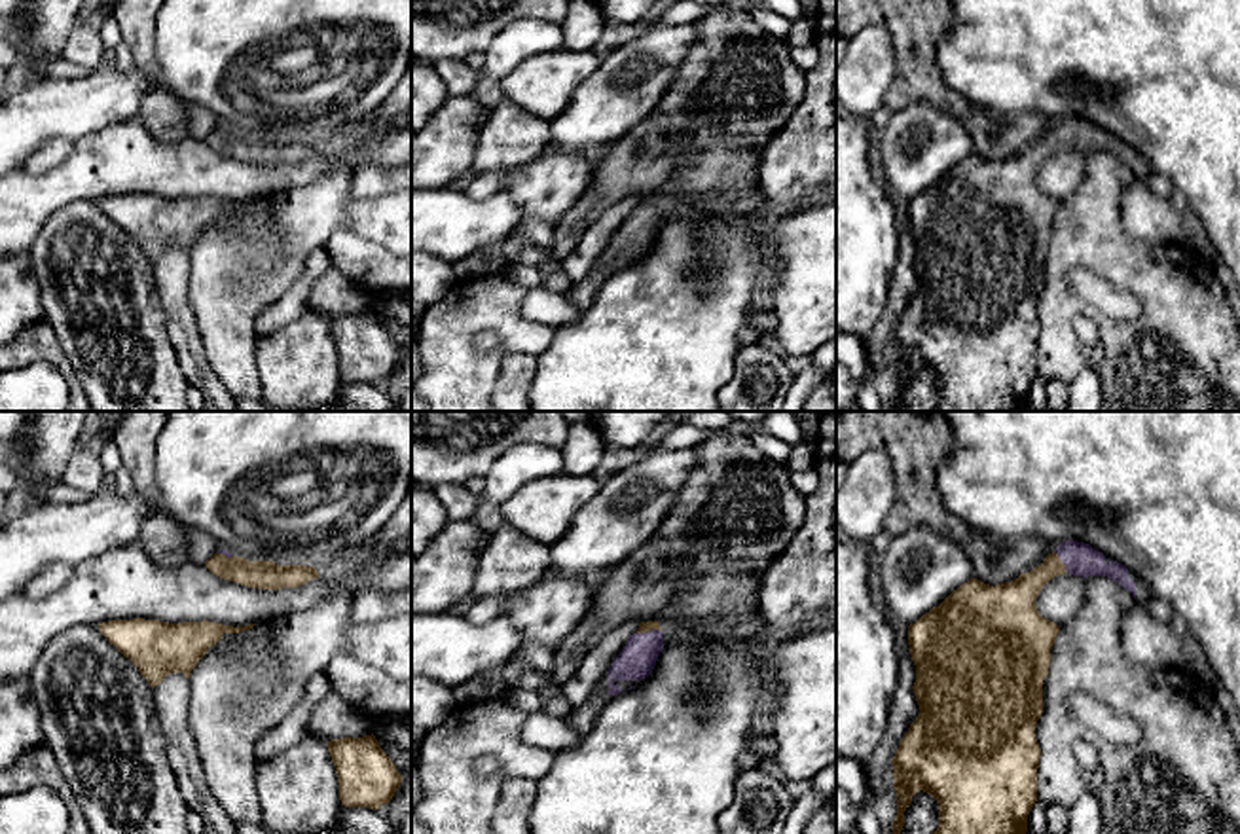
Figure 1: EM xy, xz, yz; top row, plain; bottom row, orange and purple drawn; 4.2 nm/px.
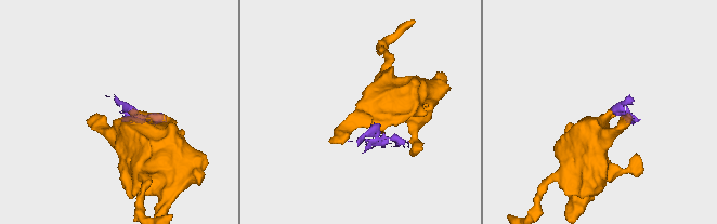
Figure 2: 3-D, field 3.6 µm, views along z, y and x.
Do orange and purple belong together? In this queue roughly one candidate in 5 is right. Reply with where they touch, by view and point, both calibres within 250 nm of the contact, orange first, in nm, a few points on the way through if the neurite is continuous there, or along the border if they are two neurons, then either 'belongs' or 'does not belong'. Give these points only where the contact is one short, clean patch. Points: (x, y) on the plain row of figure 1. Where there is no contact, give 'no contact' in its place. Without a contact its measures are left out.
contact yz (1060, 137); calibres 170 and 120 nm; belongs

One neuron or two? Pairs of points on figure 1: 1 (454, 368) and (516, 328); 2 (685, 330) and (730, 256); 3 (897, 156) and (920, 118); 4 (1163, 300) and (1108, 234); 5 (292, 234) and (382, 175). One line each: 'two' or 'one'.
1: one
2: one
3: one
4: one
5: two

